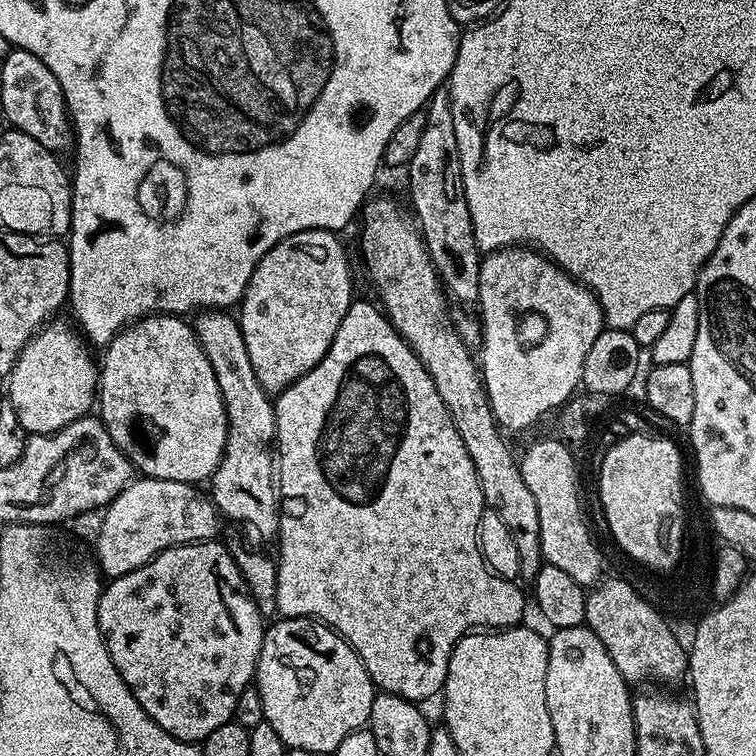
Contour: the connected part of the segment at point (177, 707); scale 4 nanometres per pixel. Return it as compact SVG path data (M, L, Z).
M219 539L205 540L198 544L180 544L176 548L168 548L164 552L159 552L154 559L146 562L146 566L138 566L138 570L130 570L130 574L111 577L103 585L98 602L98 626L104 636L106 650L122 682L126 682L134 698L138 698L142 710L146 710L146 714L150 714L150 718L154 718L154 722L158 722L158 726L166 730L166 734L189 742L203 742L213 730L218 730L218 726L227 724L233 719L238 694L242 694L242 690L246 690L253 683L256 663L264 641L265 617L260 615L258 606L255 605L244 584L243 576L239 572L237 557L233 553L228 553L220 543Z

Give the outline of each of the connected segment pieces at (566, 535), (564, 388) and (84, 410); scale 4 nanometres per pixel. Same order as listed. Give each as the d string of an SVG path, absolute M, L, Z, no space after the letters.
M559 438L538 440L519 457L522 478L538 502L538 530L540 531L540 555L545 561L565 574L574 582L592 586L601 579L600 571L604 560L600 548L584 521L584 508L580 505L580 484L576 481L576 460L574 452Z
M513 246L511 248L499 248L497 252L487 253L480 262L480 308L479 323L482 325L482 335L478 345L478 367L480 375L484 378L484 389L488 392L488 401L492 407L492 413L501 429L509 433L520 432L531 424L536 424L547 412L555 413L564 407L569 399L577 395L582 384L582 366L586 362L586 354L590 354L590 346L594 346L594 338L604 331L604 311L600 309L600 303L592 289L584 287L580 281L574 279L569 272L563 272L554 261L548 259L543 252L531 246Z
M56 318L45 324L36 335L30 338L22 354L18 354L14 370L6 377L6 383L8 383L6 398L18 414L18 422L22 422L22 426L29 434L54 433L60 428L70 426L70 422L89 415L98 400L97 361L95 359L92 361L88 354L90 348L83 335L67 319L66 321L60 319Z

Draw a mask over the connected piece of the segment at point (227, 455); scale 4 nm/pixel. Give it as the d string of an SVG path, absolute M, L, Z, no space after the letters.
M204 310L196 318L196 337L218 380L228 419L226 446L210 481L210 499L225 521L240 524L252 546L268 544L271 540L273 543L280 530L278 488L274 483L276 410L273 397L264 391L250 366L239 319L228 310Z

